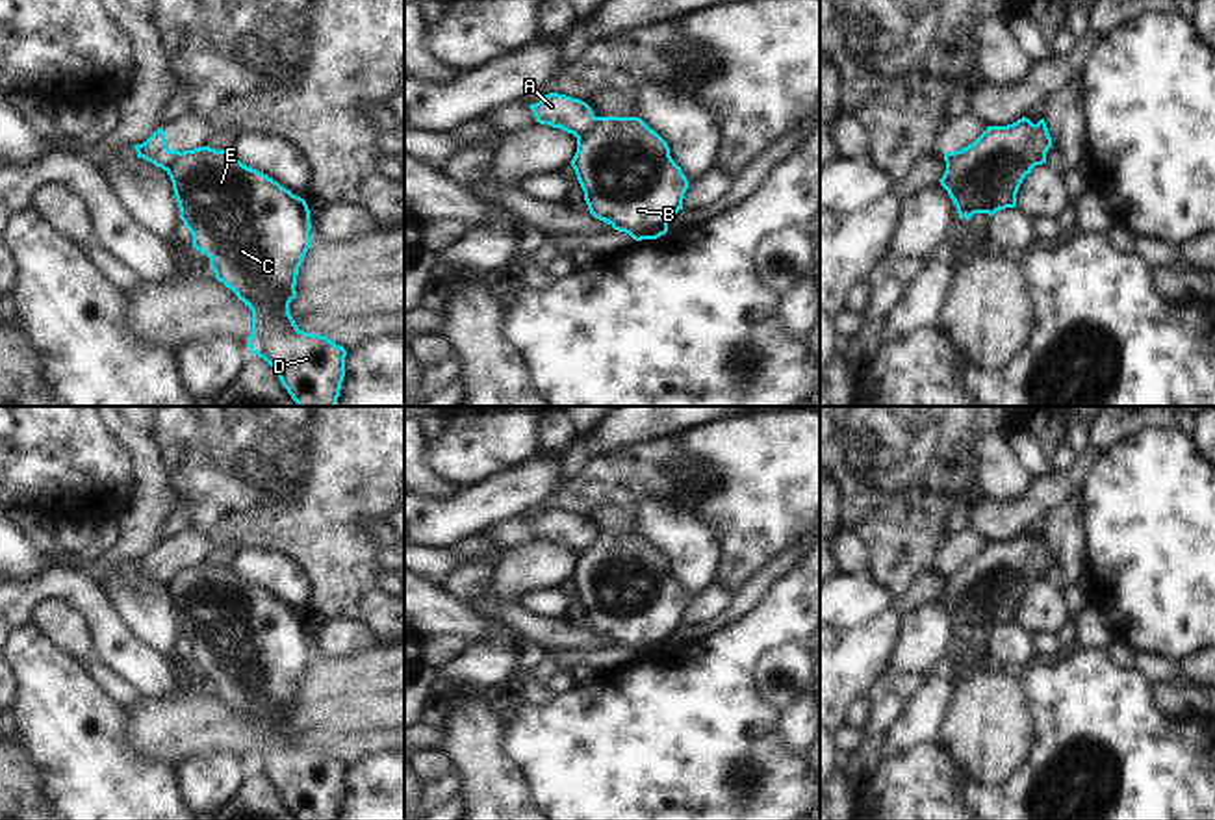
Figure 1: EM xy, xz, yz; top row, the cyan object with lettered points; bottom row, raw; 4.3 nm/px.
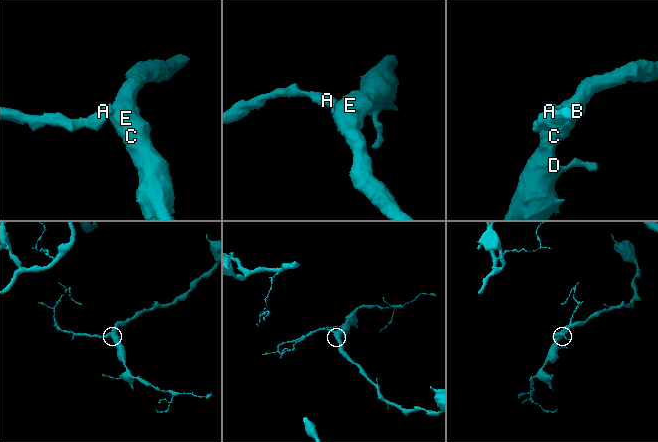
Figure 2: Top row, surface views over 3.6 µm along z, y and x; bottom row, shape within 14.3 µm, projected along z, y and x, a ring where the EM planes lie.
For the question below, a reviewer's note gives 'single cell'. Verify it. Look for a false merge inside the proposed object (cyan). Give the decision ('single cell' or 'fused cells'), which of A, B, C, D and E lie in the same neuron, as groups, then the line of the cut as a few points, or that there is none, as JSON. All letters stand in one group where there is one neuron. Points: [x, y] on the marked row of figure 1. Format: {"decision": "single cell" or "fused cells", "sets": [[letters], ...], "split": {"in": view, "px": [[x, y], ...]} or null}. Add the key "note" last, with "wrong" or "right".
{"decision": "fused cells", "sets": [["A"], ["B", "C", "D", "E"]], "split": {"in": "xz", "px": [[596, 117], [577, 138]]}, "note": "wrong"}

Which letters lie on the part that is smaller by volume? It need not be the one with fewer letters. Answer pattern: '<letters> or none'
A.

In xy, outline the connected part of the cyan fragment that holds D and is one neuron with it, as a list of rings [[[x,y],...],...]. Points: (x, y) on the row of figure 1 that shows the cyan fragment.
[[[210,147],[180,152],[167,174],[193,247],[210,258],[215,278],[252,310],[252,332],[247,338],[250,352],[276,371],[299,406],[336,406],[347,351],[326,336],[302,332],[289,314],[289,302],[297,297],[299,267],[310,249],[306,200],[243,165],[228,150]]]

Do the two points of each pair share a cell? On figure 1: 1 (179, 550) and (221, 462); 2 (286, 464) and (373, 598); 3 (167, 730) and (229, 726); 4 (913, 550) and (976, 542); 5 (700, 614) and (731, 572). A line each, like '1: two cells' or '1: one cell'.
1: two cells
2: one cell
3: one cell
4: two cells
5: two cells

